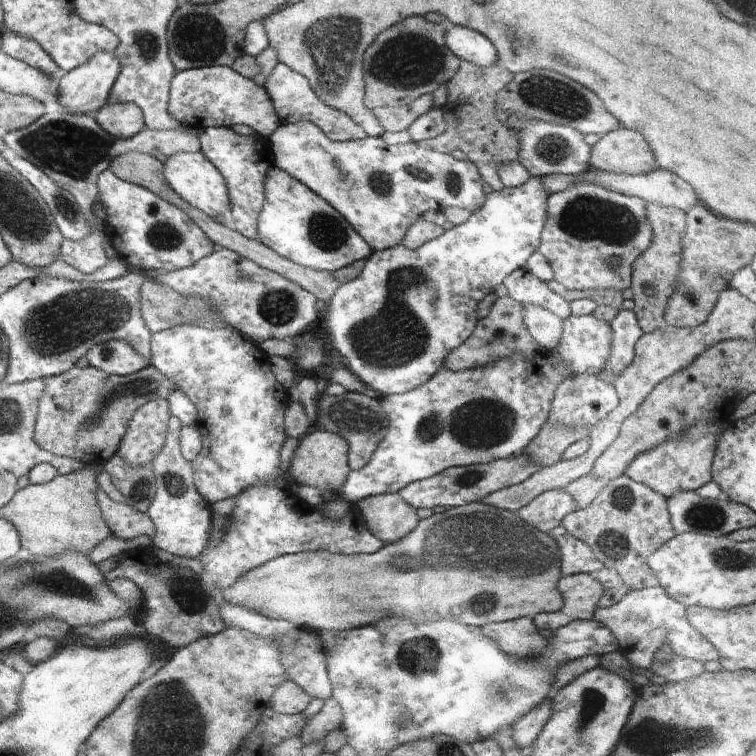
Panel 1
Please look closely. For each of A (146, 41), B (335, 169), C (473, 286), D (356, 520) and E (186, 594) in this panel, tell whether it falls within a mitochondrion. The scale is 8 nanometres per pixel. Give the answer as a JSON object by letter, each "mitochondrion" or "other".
{"A":"mitochondrion","B":"other","C":"other","D":"other","E":"mitochondrion"}

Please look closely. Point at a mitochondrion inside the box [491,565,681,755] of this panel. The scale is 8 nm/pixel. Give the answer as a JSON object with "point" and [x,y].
{"point":[591,700]}

